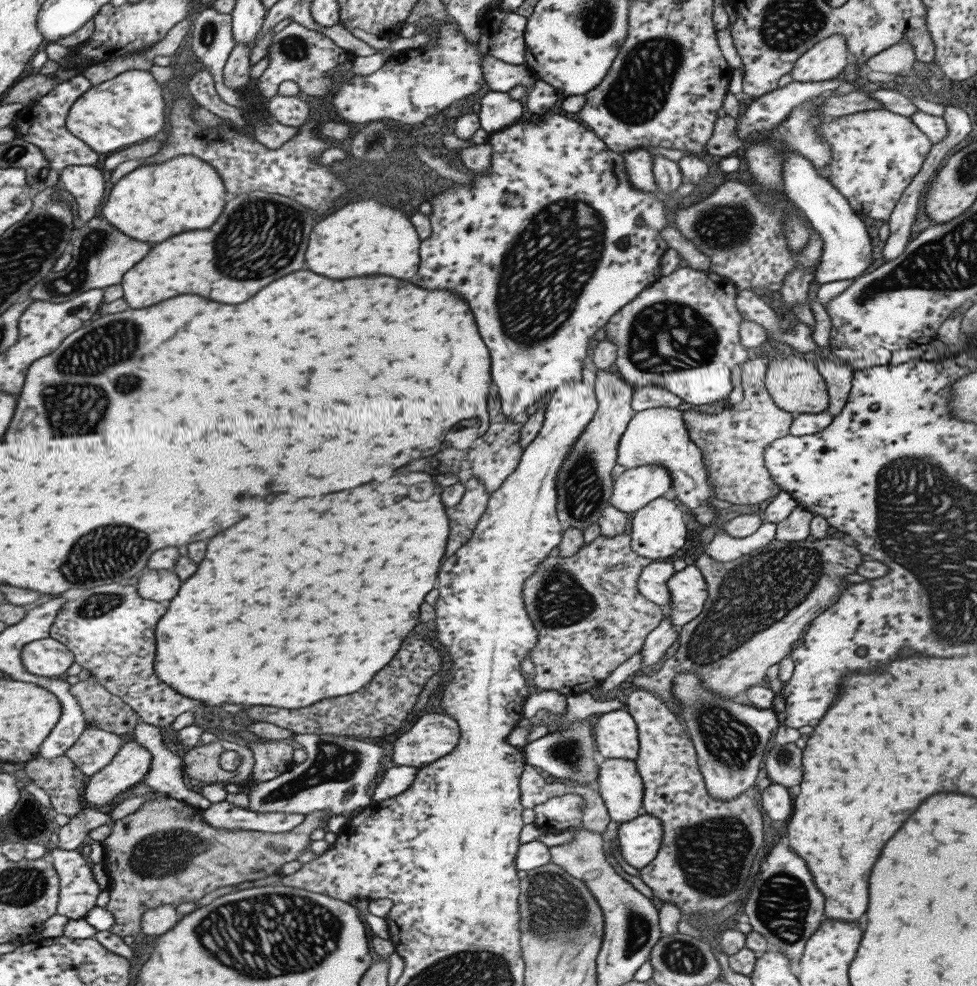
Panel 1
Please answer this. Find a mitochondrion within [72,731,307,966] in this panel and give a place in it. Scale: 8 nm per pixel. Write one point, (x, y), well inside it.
(165, 853)

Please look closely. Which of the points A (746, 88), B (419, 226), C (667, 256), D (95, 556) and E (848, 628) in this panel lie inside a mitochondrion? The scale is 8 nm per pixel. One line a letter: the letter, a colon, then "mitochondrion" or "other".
A: other
B: other
C: other
D: mitochondrion
E: other

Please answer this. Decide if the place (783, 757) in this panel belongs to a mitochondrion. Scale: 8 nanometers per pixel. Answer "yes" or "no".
yes

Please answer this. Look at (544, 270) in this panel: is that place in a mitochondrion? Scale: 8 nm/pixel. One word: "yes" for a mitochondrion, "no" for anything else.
yes

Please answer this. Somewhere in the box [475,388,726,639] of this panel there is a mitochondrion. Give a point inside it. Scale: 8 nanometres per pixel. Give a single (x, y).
(572, 602)

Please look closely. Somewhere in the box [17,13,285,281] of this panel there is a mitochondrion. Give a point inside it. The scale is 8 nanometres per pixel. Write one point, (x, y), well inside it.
(208, 33)

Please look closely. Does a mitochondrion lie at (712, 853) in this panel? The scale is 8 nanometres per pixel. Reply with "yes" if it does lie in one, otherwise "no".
yes

